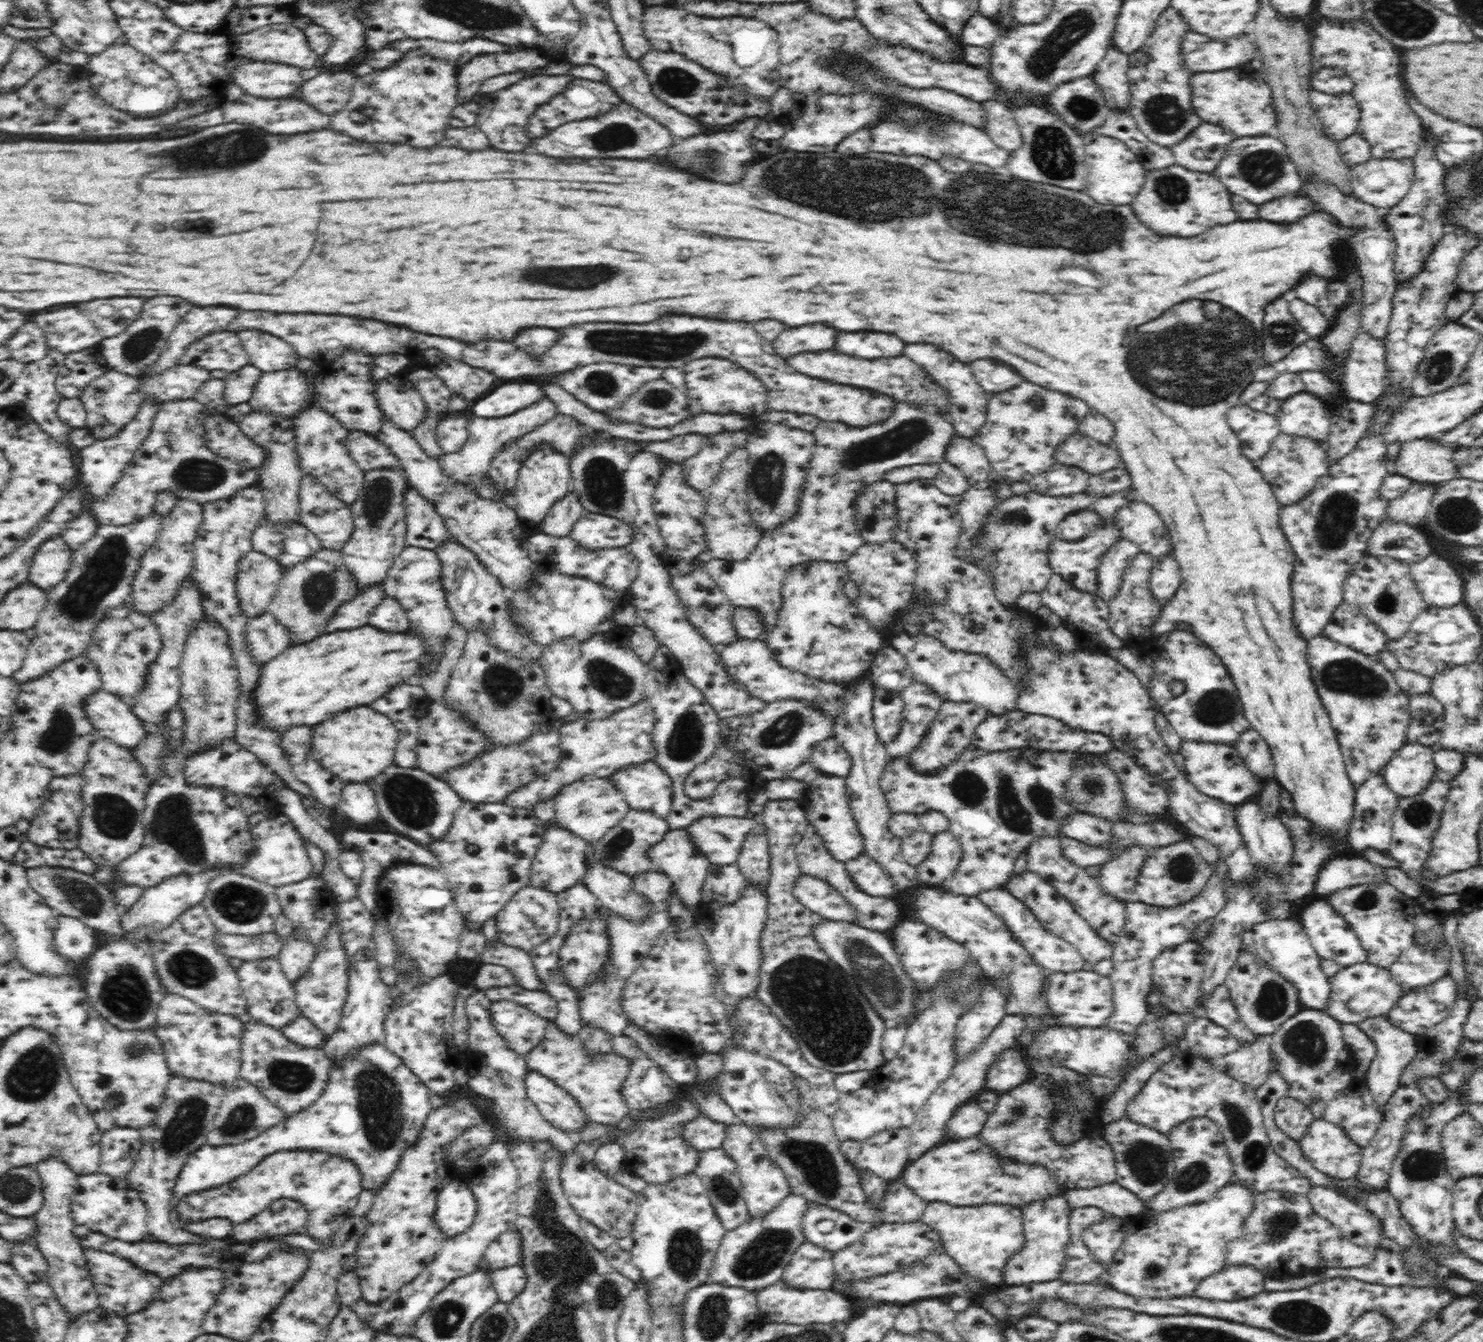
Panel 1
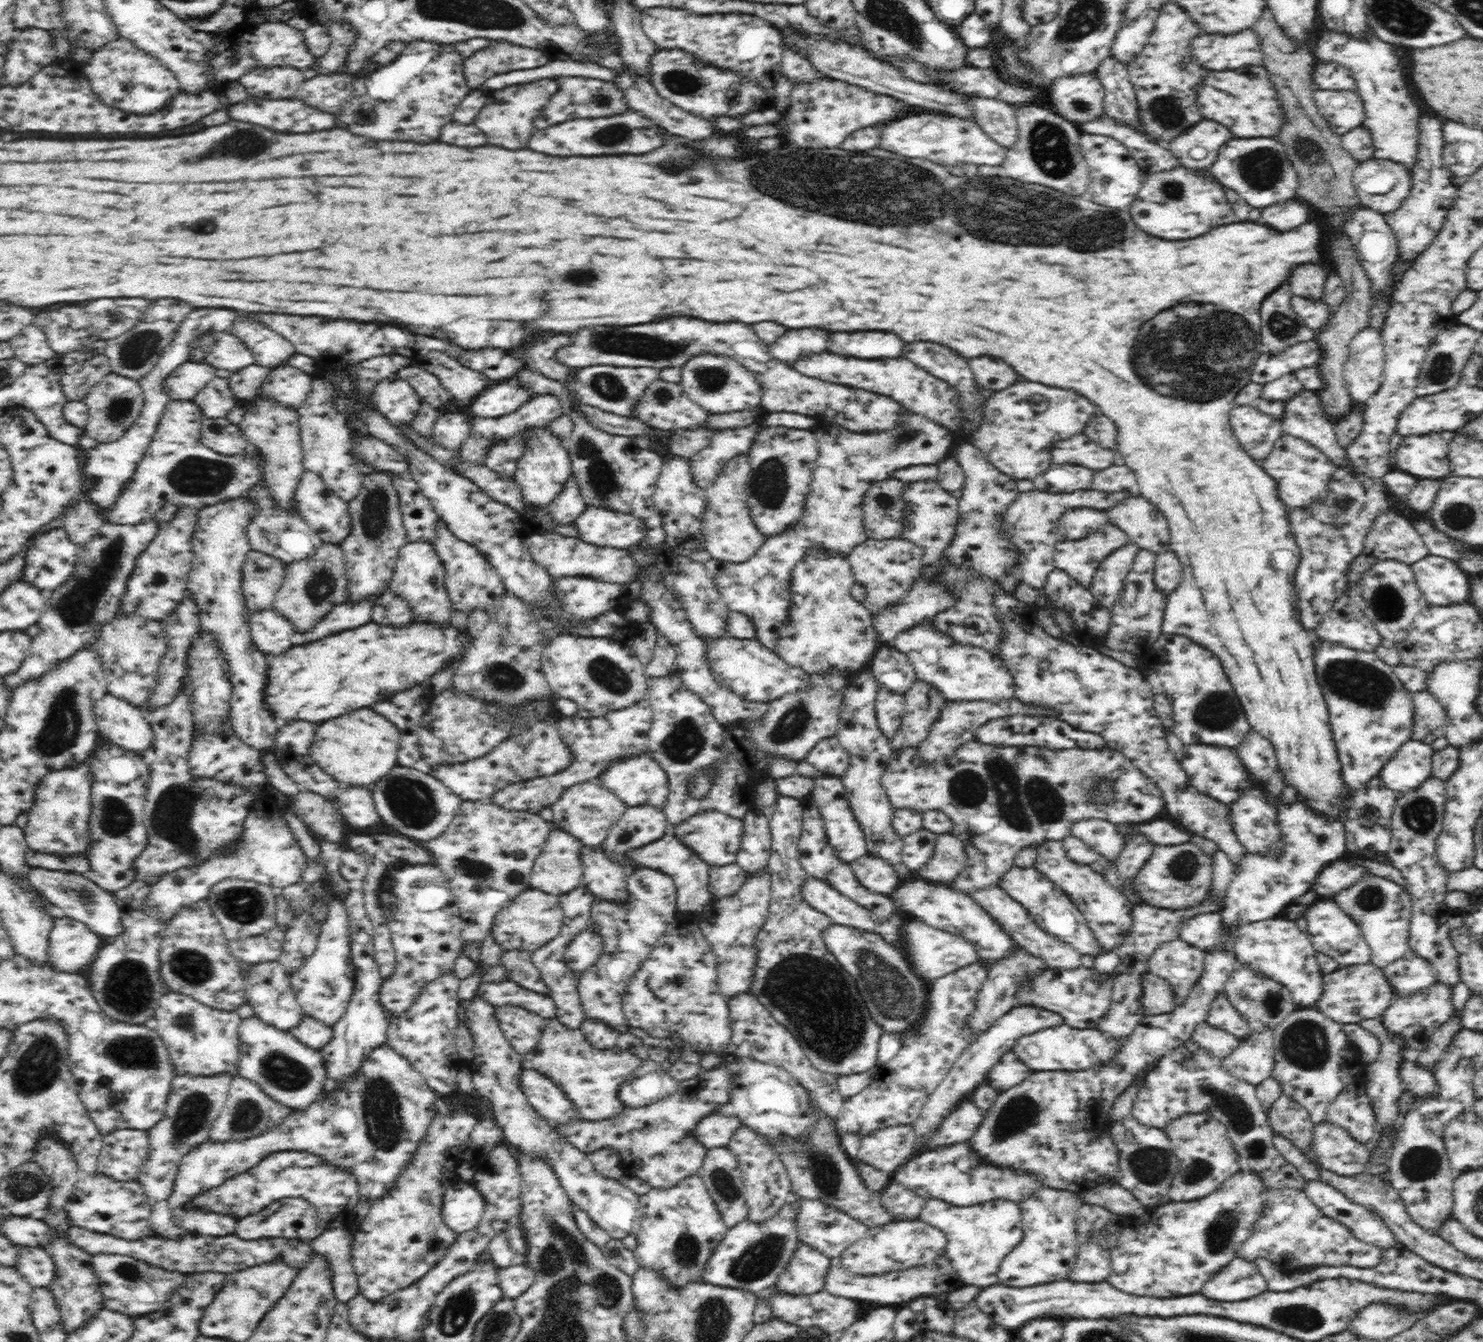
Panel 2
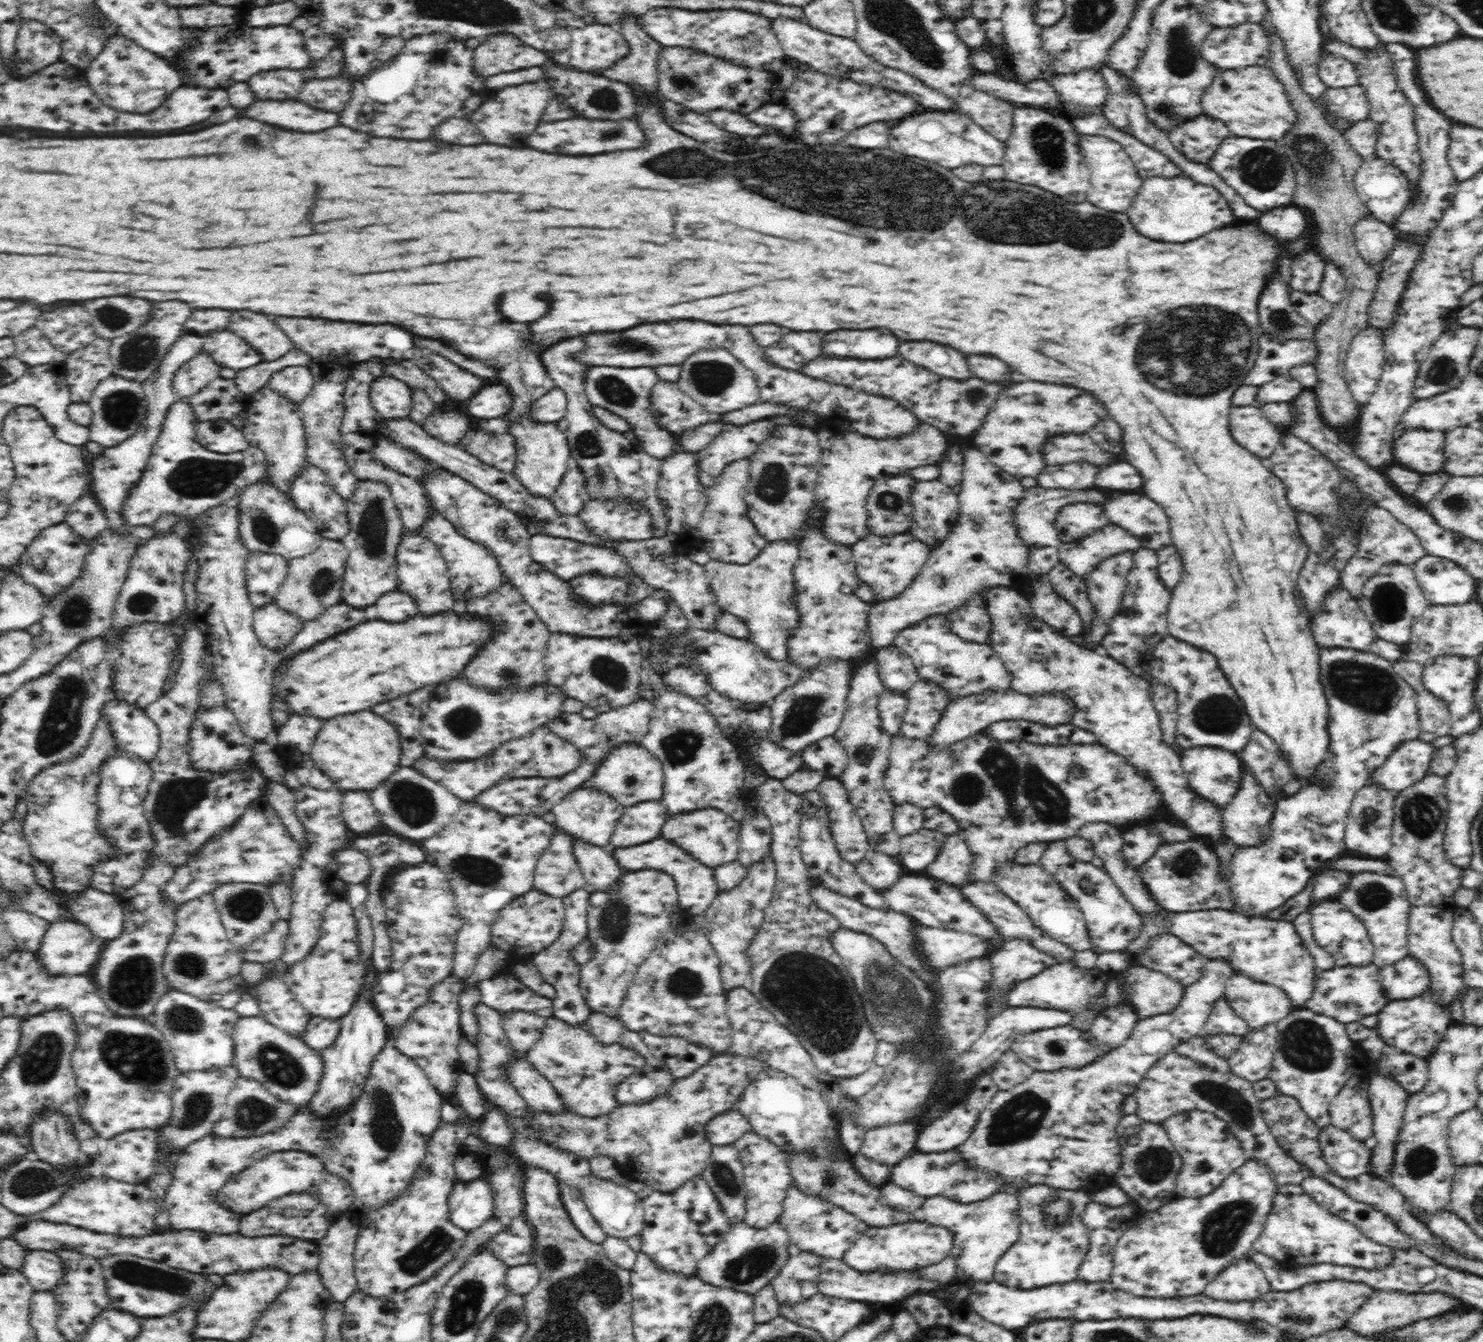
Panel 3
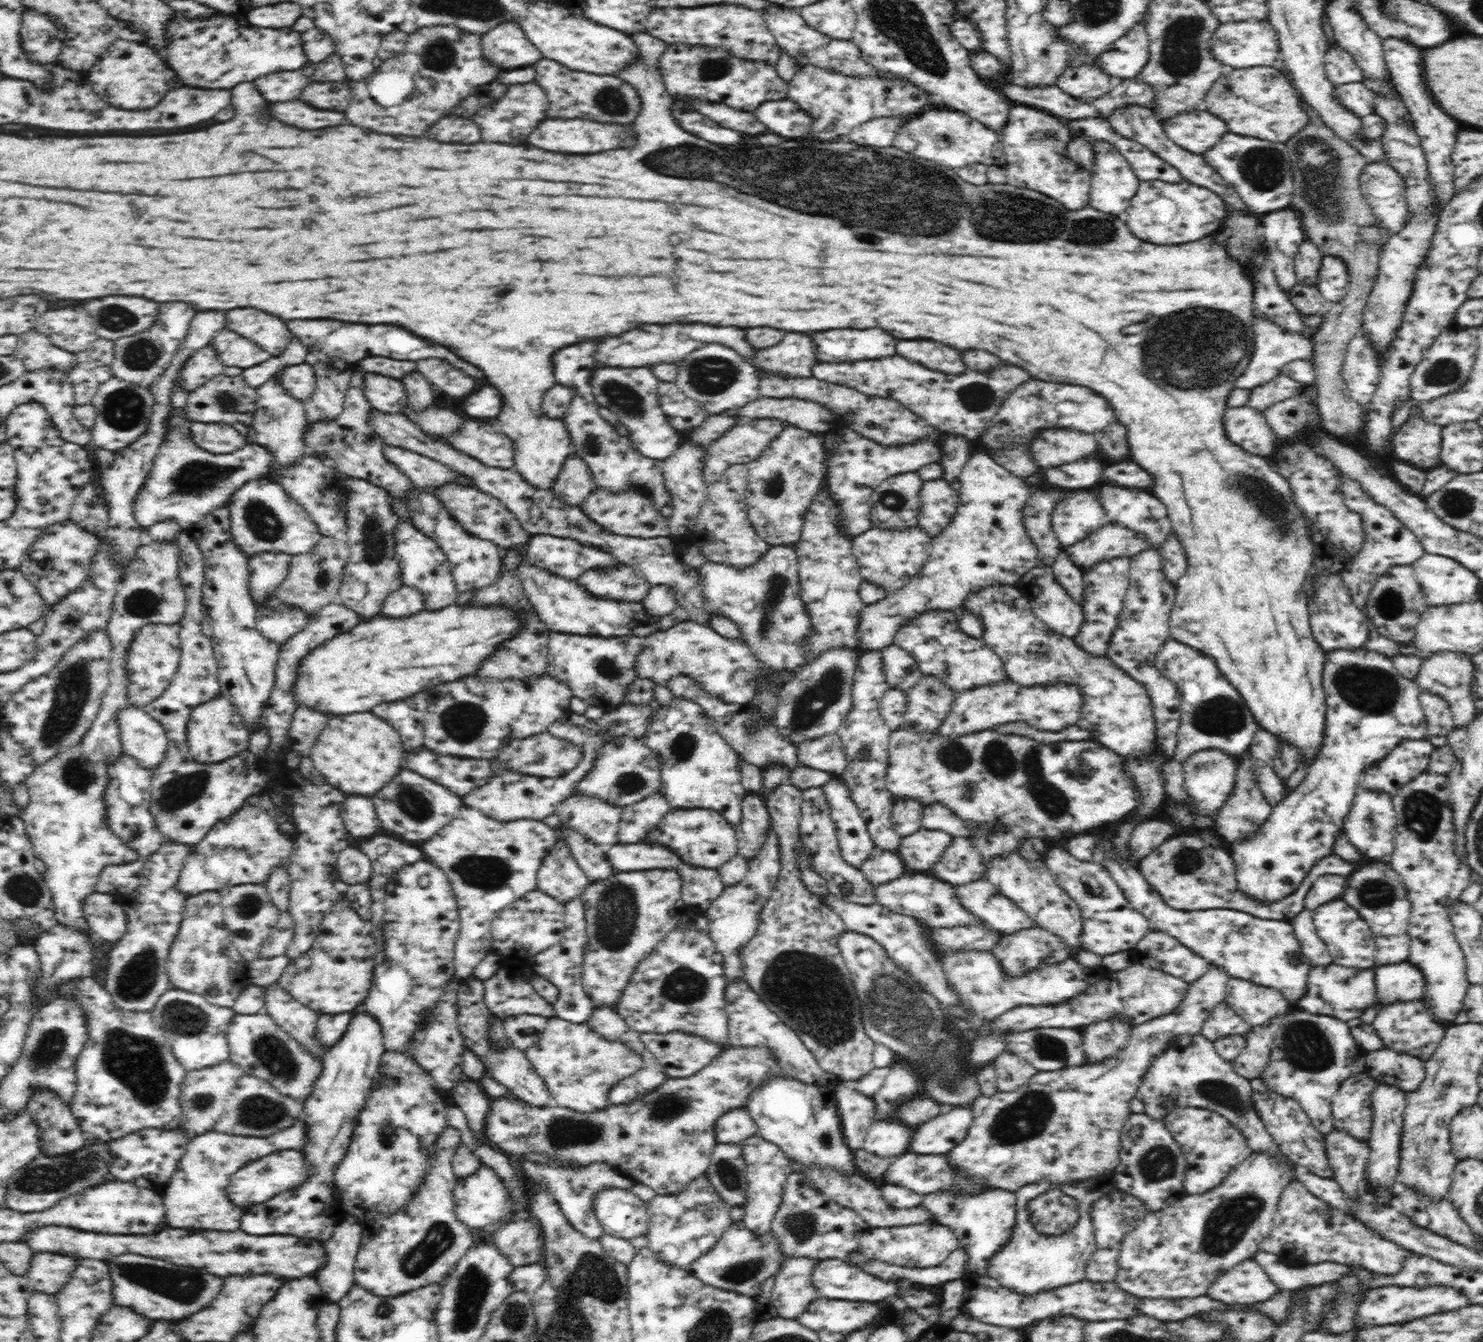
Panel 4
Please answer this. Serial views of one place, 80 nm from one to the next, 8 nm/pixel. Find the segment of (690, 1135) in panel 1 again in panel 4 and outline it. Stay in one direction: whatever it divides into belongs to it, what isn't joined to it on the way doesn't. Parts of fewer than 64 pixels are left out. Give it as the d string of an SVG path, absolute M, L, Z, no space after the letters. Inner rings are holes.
M745 1107L729 1110L717 1118L714 1130L720 1144L739 1144L757 1134L756 1123Z

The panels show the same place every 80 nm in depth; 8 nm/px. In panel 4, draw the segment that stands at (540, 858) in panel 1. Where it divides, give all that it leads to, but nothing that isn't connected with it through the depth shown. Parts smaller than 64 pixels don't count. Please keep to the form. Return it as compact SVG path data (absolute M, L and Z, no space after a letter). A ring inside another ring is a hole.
M560 837L541 862L537 889L565 904L580 897L590 884L580 865L572 858L568 843Z

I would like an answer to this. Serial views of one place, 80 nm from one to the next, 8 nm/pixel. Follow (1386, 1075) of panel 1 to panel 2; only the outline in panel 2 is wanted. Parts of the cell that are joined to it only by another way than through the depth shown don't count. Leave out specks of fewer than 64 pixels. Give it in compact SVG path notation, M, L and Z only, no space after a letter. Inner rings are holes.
M1381 1017L1368 1018L1360 1021L1359 1025L1371 1032L1379 1039L1380 1052L1378 1058L1371 1063L1367 1063L1364 1067L1364 1073L1367 1078L1366 1093L1370 1097L1370 1102L1376 1115L1377 1132L1379 1136L1386 1133L1396 1134L1399 1126L1404 1122L1404 1113L1399 1112L1399 1098L1404 1092L1404 1085L1400 1078L1400 1064L1404 1062L1404 1052L1408 1047L1414 1046L1413 1043L1402 1039L1400 1035L1392 1035L1388 1033L1388 1029L1382 1024Z

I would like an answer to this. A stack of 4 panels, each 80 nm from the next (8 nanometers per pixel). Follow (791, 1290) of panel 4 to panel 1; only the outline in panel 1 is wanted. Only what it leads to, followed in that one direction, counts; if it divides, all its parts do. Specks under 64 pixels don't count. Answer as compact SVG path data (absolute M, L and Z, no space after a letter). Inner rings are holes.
M805 1242L796 1249L783 1276L786 1283L806 1290L828 1290L832 1286L833 1252Z

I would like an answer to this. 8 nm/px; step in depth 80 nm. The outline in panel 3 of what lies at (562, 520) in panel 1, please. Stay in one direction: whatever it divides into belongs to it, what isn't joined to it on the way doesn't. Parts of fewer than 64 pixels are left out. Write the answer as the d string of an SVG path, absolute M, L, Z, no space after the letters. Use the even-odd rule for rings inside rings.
M575 464L564 474L562 483L551 496L551 501L559 514L579 514L590 499L586 490L586 480Z

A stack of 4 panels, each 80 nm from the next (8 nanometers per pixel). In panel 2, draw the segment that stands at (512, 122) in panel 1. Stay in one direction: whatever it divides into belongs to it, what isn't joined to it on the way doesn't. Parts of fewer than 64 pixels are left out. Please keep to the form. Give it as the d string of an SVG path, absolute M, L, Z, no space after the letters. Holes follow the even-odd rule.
M552 78L538 80L538 82L528 82L520 86L510 86L500 92L488 94L488 104L482 108L482 112L476 116L476 126L486 134L486 142L492 146L502 146L508 150L518 150L526 148L528 140L532 136L532 120L538 116L550 96L558 90L558 82Z

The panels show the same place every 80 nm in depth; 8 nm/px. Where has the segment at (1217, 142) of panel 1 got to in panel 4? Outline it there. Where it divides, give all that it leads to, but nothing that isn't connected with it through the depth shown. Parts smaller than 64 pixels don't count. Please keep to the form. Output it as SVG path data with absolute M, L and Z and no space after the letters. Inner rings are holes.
M1200 110L1166 120L1164 130L1172 142L1192 154L1208 152L1228 132L1220 118Z

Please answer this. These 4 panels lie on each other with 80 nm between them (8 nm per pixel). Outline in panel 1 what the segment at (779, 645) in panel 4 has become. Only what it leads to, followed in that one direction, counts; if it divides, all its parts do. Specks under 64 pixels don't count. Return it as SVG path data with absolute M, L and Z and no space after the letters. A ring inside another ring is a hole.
M894 401L892 414L882 422L866 426L866 428L852 428L844 426L842 422L822 422L812 432L816 438L816 450L807 466L804 488L799 496L797 511L790 521L772 530L765 530L748 558L739 561L711 559L705 562L706 572L720 587L724 596L735 607L754 609L764 621L766 634L775 626L777 616L782 606L781 588L786 572L793 566L812 562L846 562L865 542L855 525L855 500L870 484L882 481L884 474L912 464L932 464L944 461L944 453L948 443L953 439L955 428L948 421L948 417L940 413L928 411L926 407L908 402Z

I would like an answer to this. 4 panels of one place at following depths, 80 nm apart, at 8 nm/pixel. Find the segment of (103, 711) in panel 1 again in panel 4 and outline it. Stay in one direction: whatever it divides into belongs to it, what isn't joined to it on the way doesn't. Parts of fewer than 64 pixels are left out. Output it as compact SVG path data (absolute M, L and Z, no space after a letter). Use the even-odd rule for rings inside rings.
M130 706L118 712L118 725L120 725L121 745L123 746L124 755L128 755L143 768L156 769L156 766L162 764L166 758L168 750L168 737L165 735L164 726L160 725L154 718L151 718L147 712L141 708Z

